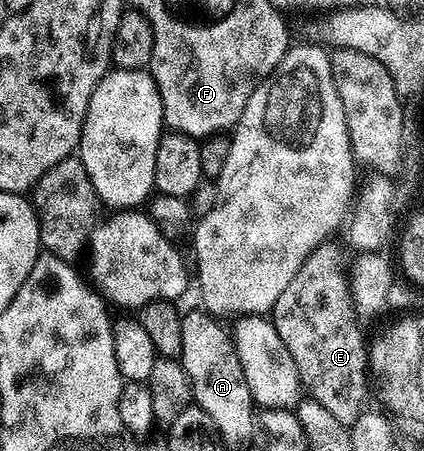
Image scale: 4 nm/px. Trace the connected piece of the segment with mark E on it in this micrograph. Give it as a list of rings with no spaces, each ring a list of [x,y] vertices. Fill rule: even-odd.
[[[330,244],[319,245],[305,259],[303,266],[297,271],[293,283],[281,291],[277,303],[273,303],[269,319],[275,324],[277,335],[281,335],[281,343],[289,347],[289,355],[293,355],[293,363],[297,363],[297,375],[300,386],[321,407],[326,407],[343,425],[350,427],[364,412],[369,401],[369,368],[368,342],[363,342],[363,333],[359,330],[357,310],[351,300],[351,288],[346,274],[341,271],[339,257],[330,249]]]

